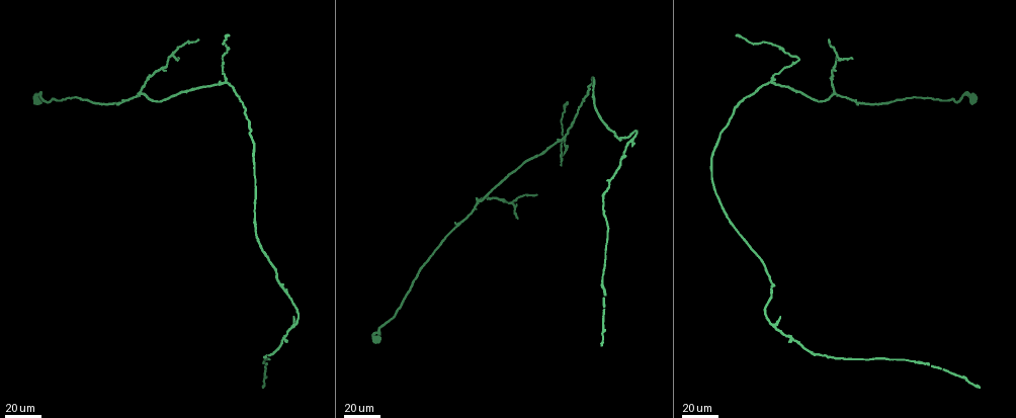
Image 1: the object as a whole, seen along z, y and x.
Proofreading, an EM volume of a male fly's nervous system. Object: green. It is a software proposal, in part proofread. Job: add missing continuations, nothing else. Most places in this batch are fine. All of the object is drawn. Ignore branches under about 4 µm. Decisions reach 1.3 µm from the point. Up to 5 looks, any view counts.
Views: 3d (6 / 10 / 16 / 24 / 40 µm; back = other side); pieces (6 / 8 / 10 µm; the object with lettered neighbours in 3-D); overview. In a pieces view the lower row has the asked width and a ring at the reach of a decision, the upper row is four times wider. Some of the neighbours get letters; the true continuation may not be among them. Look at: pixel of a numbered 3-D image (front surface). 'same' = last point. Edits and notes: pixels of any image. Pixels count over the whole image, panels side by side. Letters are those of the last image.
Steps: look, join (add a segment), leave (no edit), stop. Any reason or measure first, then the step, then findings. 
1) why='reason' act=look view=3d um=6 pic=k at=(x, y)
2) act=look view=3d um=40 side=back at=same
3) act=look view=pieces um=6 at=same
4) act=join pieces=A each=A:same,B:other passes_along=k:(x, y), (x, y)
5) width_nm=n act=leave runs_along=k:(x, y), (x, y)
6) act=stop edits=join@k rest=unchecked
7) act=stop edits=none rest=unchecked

why='long arm stops here' act=look view=3d um=24 pic=1 at=(261, 387)

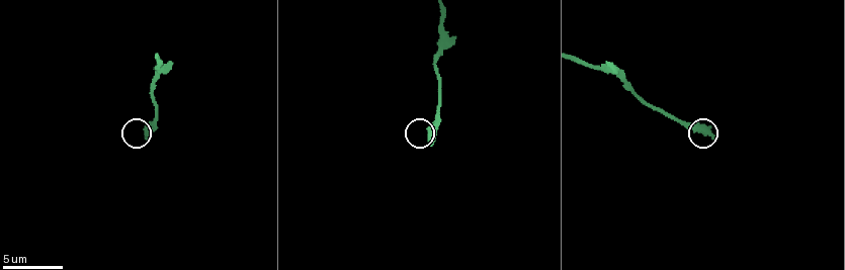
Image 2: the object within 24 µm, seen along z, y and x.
act=look view=pieces um=6 pic=2 at=(428, 145)

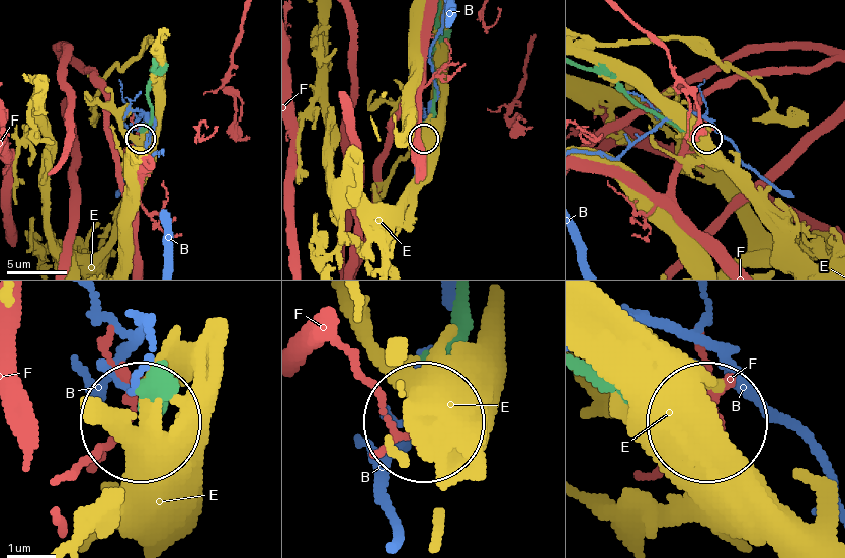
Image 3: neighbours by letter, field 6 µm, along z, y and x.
act=leave each=B:other,E:other,F:other found='no lettered segment goes on from it'

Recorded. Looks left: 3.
why='free end' act=look view=3d um=24 pic=1 at=(558, 139)

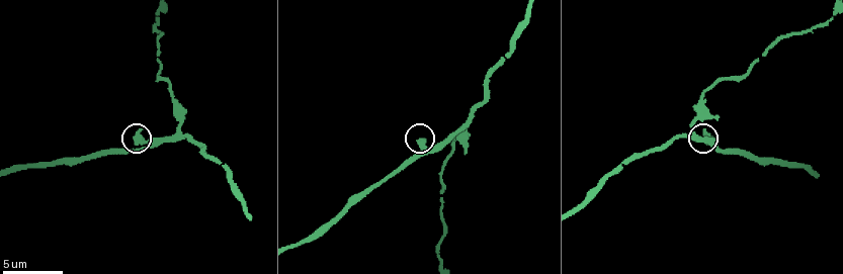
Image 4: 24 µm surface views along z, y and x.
act=look view=pieces um=6 pic=4 at=(703, 132)

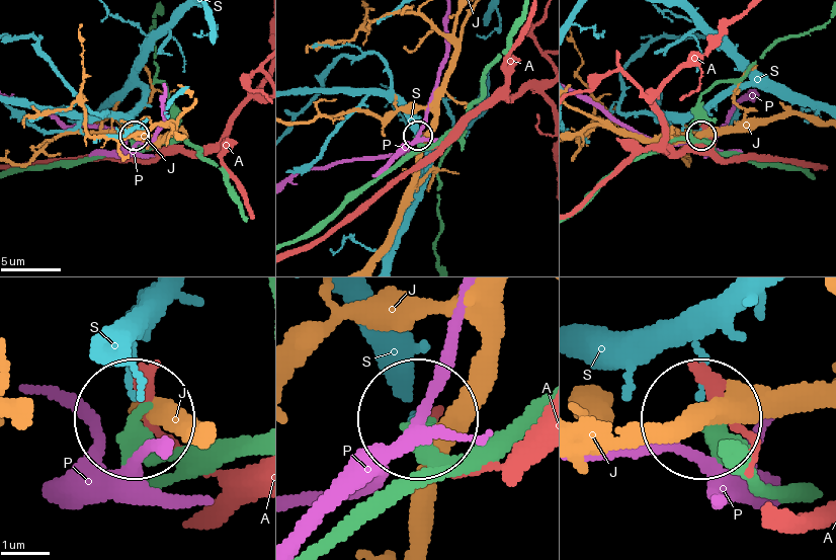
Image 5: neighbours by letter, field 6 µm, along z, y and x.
act=leave each=A:other,J:other,P:other,S:other found='none of them fits'

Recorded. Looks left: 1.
act=stop edits=none rest=unchecked

